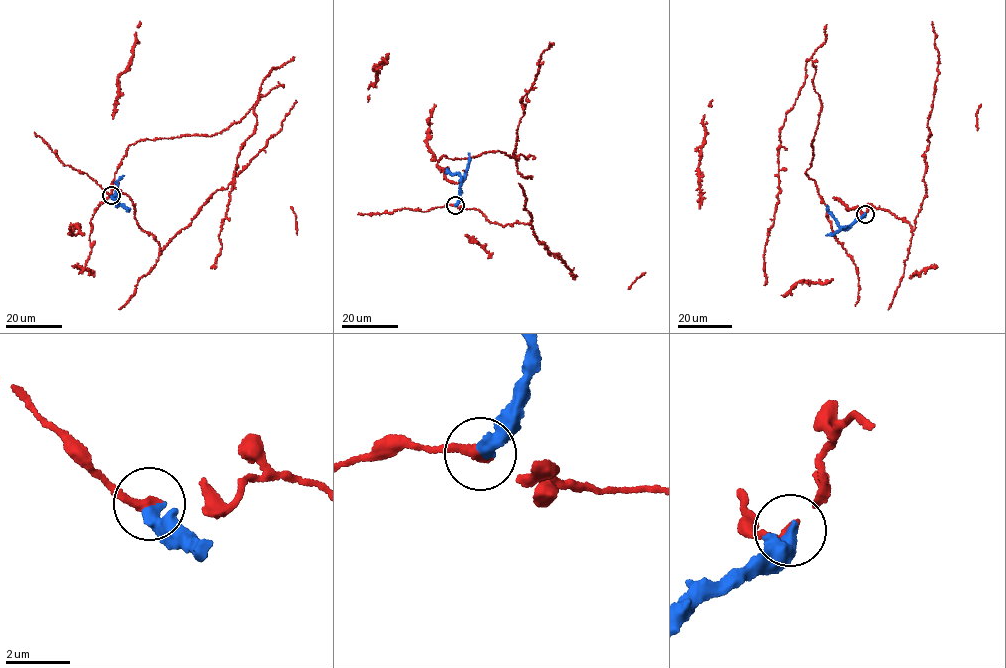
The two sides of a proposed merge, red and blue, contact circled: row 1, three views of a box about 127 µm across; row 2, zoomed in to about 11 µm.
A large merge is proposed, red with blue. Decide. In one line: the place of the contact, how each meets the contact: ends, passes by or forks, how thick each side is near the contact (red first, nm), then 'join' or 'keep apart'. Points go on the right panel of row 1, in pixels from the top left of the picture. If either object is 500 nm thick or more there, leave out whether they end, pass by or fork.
place (865, 214); red ends; blue ends; calibres 360 and 440 nm; keep apart

